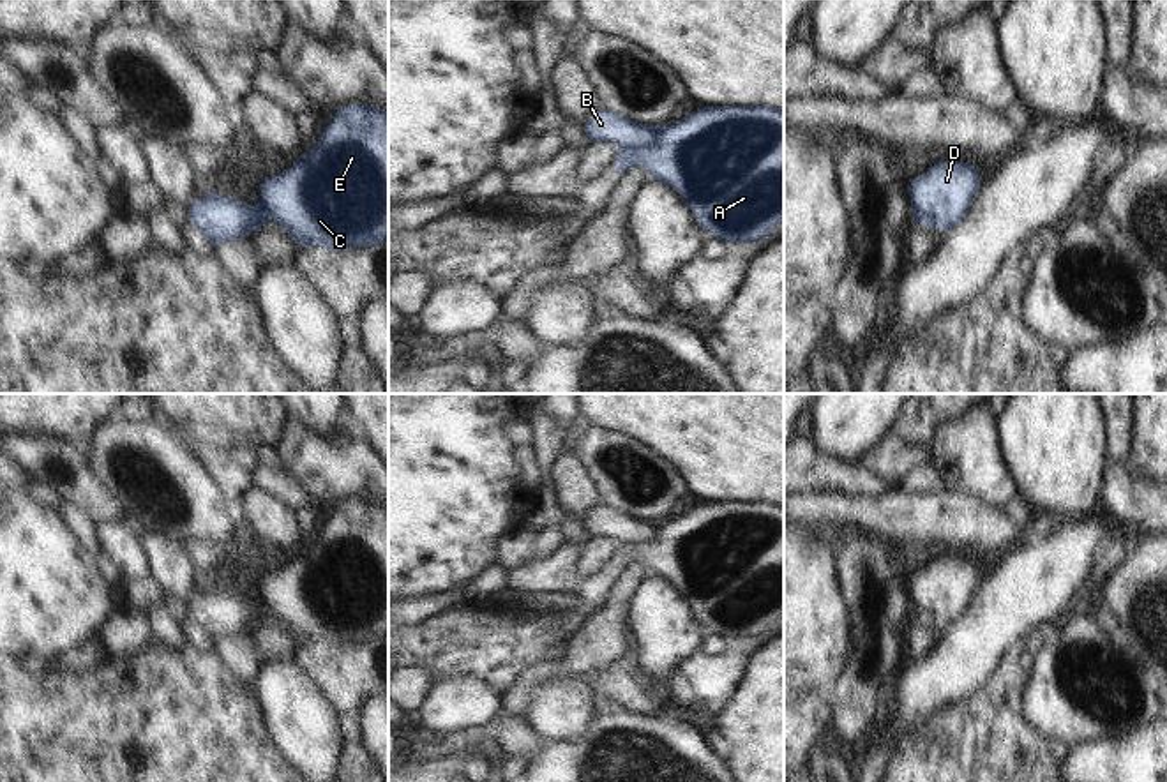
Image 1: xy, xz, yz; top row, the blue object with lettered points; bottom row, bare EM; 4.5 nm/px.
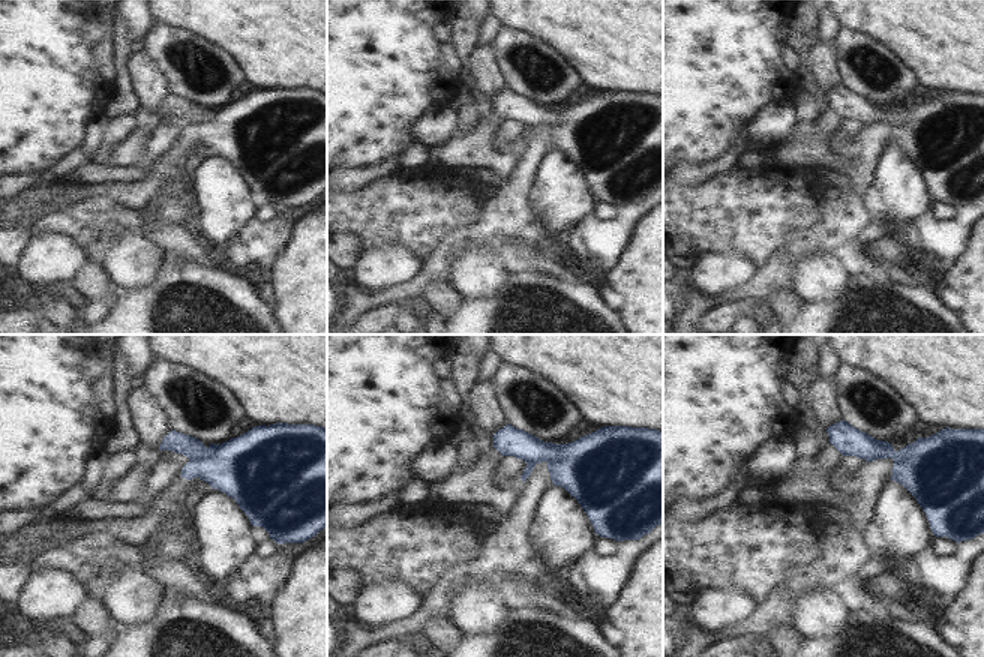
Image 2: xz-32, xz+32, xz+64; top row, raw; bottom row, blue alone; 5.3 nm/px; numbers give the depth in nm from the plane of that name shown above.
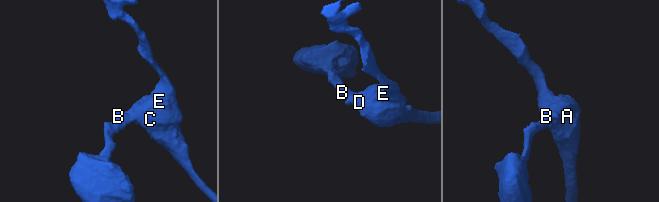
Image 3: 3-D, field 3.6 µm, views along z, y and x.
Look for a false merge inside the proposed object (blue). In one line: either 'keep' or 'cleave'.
cleave

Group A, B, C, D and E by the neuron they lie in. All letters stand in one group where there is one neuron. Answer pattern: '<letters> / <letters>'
A C D E / B

